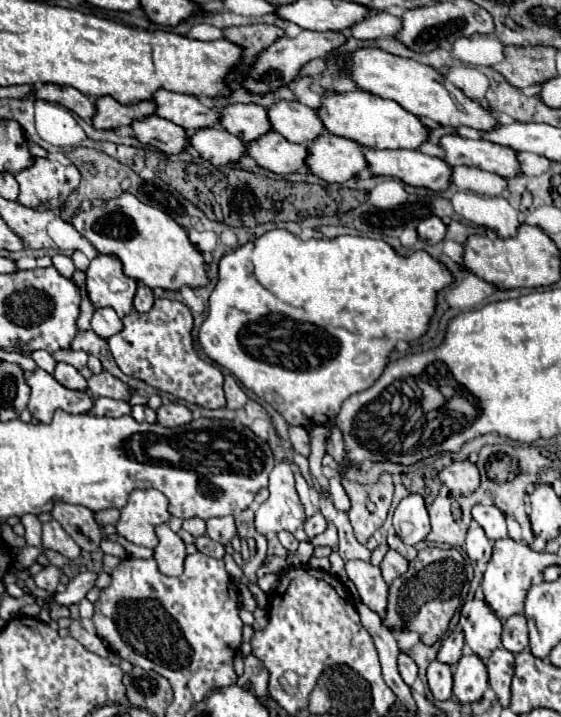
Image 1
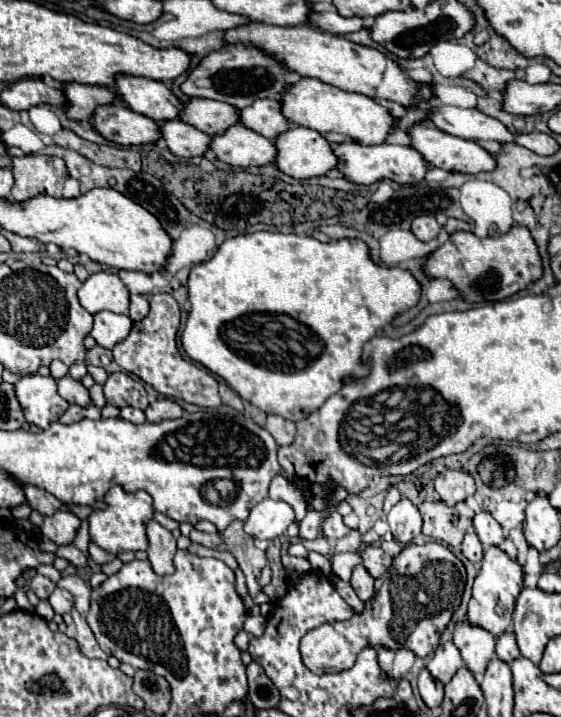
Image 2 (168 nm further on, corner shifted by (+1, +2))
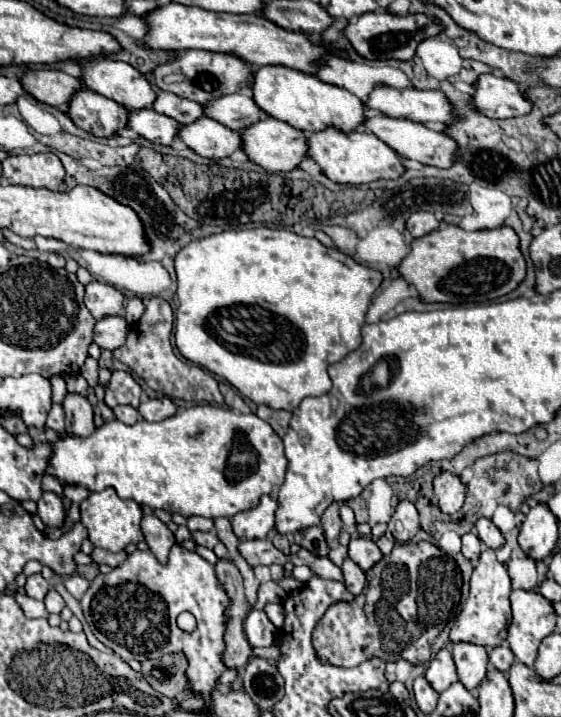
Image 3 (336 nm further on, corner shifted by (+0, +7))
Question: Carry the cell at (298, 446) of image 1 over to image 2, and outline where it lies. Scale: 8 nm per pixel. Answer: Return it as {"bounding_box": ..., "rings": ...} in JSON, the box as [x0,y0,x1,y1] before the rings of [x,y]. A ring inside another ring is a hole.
{"bounding_box":[265,414,297,446],"rings":[[[275,414],[267,416],[265,428],[269,430],[269,434],[275,438],[275,442],[279,446],[289,446],[293,442],[293,438],[295,438],[295,432],[297,432],[295,430],[295,422],[285,420],[281,416],[275,416]]]}

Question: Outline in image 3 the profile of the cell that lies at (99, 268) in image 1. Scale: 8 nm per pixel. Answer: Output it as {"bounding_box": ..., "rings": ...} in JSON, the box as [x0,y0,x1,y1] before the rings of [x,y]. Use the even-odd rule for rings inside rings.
{"bounding_box":[84,281,126,319],"rings":[[[90,281],[86,285],[86,297],[84,303],[94,319],[102,319],[106,315],[122,315],[126,295],[118,291],[114,285]]]}

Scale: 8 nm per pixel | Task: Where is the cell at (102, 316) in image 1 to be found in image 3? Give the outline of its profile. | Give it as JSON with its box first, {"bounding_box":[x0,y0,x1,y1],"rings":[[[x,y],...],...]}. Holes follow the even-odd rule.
{"bounding_box":[94,315,128,349],"rings":[[[110,315],[96,321],[94,327],[94,343],[102,349],[118,349],[124,345],[124,337],[128,335],[128,323],[120,315]]]}

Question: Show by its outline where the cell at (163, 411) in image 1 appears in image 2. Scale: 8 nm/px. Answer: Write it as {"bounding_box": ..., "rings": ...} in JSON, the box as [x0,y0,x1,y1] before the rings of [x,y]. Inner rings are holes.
{"bounding_box":[145,398,183,424],"rings":[[[159,398],[155,400],[153,404],[149,404],[145,408],[145,416],[147,416],[147,422],[151,424],[157,424],[161,420],[173,420],[173,418],[181,418],[183,410],[177,402],[169,400],[169,398]]]}

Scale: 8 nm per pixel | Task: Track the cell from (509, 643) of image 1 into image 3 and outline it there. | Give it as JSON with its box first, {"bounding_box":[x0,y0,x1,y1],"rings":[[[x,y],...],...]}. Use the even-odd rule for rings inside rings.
{"bounding_box":[490,641,514,673],"rings":[[[504,641],[502,645],[490,649],[490,663],[492,663],[496,669],[504,671],[504,673],[510,669],[510,665],[514,663],[514,653],[512,653],[512,649],[510,649],[510,645],[508,645],[506,641]]]}

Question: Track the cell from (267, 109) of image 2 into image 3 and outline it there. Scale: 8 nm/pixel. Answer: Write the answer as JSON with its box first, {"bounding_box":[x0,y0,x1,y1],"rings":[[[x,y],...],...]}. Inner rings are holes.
{"bounding_box":[204,95,264,131],"rings":[[[228,95],[228,97],[218,97],[216,101],[208,101],[204,105],[204,113],[222,125],[230,129],[244,131],[250,125],[258,123],[264,117],[264,111],[256,105],[256,101],[248,95]]]}

